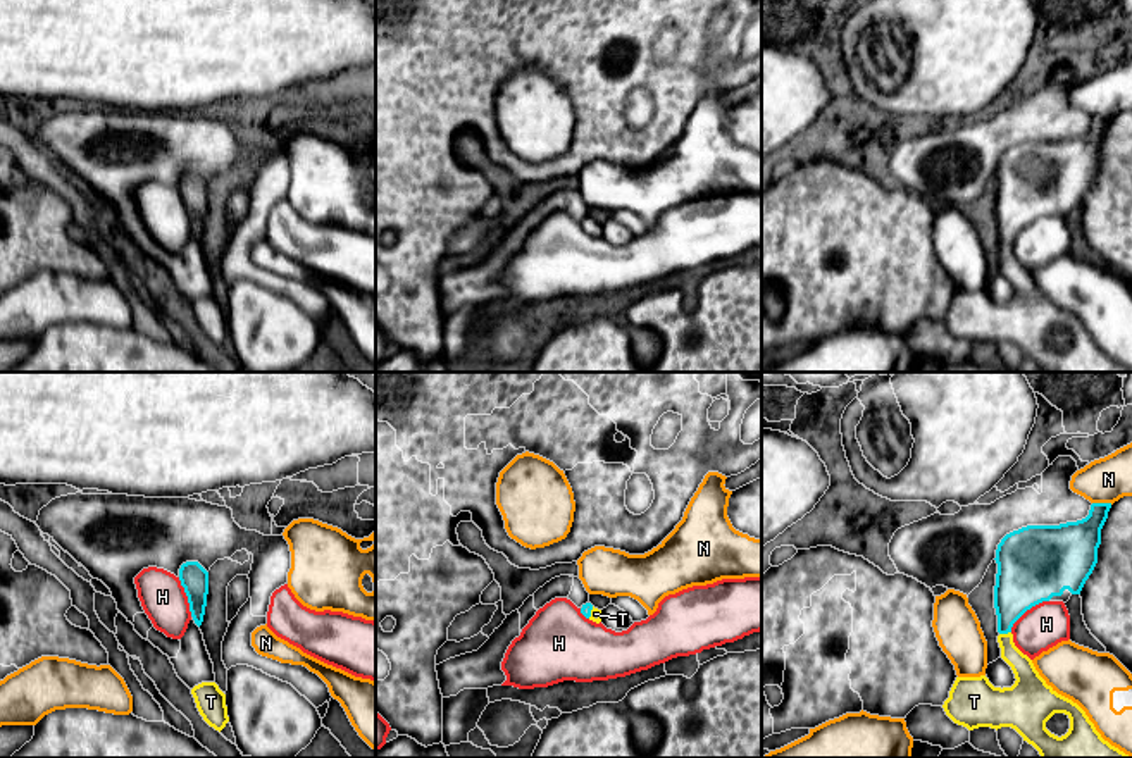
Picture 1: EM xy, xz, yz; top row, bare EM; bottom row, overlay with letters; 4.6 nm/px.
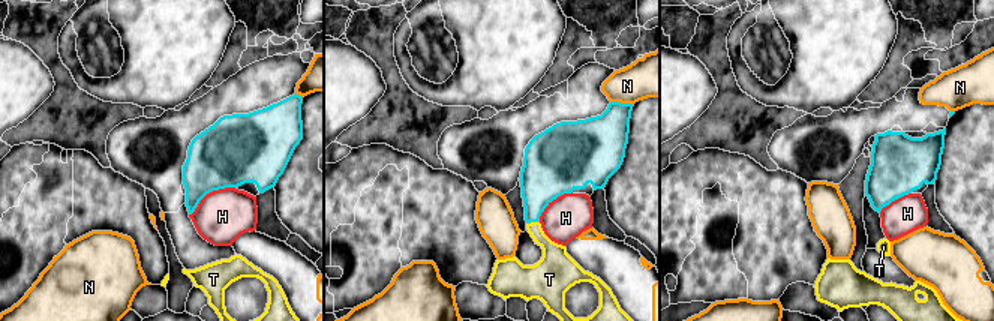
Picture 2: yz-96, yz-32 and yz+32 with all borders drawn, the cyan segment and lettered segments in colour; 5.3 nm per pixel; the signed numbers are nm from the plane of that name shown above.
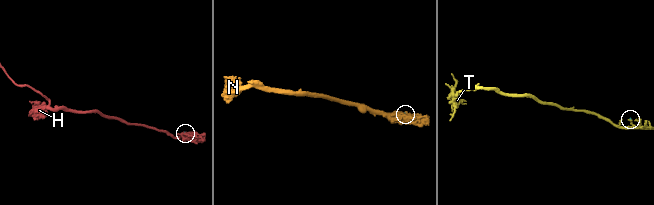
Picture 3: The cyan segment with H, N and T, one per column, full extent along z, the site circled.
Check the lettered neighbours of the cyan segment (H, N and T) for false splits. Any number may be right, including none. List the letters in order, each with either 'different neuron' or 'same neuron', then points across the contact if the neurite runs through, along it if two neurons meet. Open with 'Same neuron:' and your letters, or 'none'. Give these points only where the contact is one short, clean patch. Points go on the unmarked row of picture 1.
Same neuron: T
H: different neuron
N: different neuron; border along yz (1093, 116), (1112, 118)
T: same neuron; runs through yz (1022, 197), (1010, 216), (1005, 247), (1008, 266), (1027, 292)

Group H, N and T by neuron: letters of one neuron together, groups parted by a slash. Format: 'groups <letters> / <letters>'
groups H / N / T

